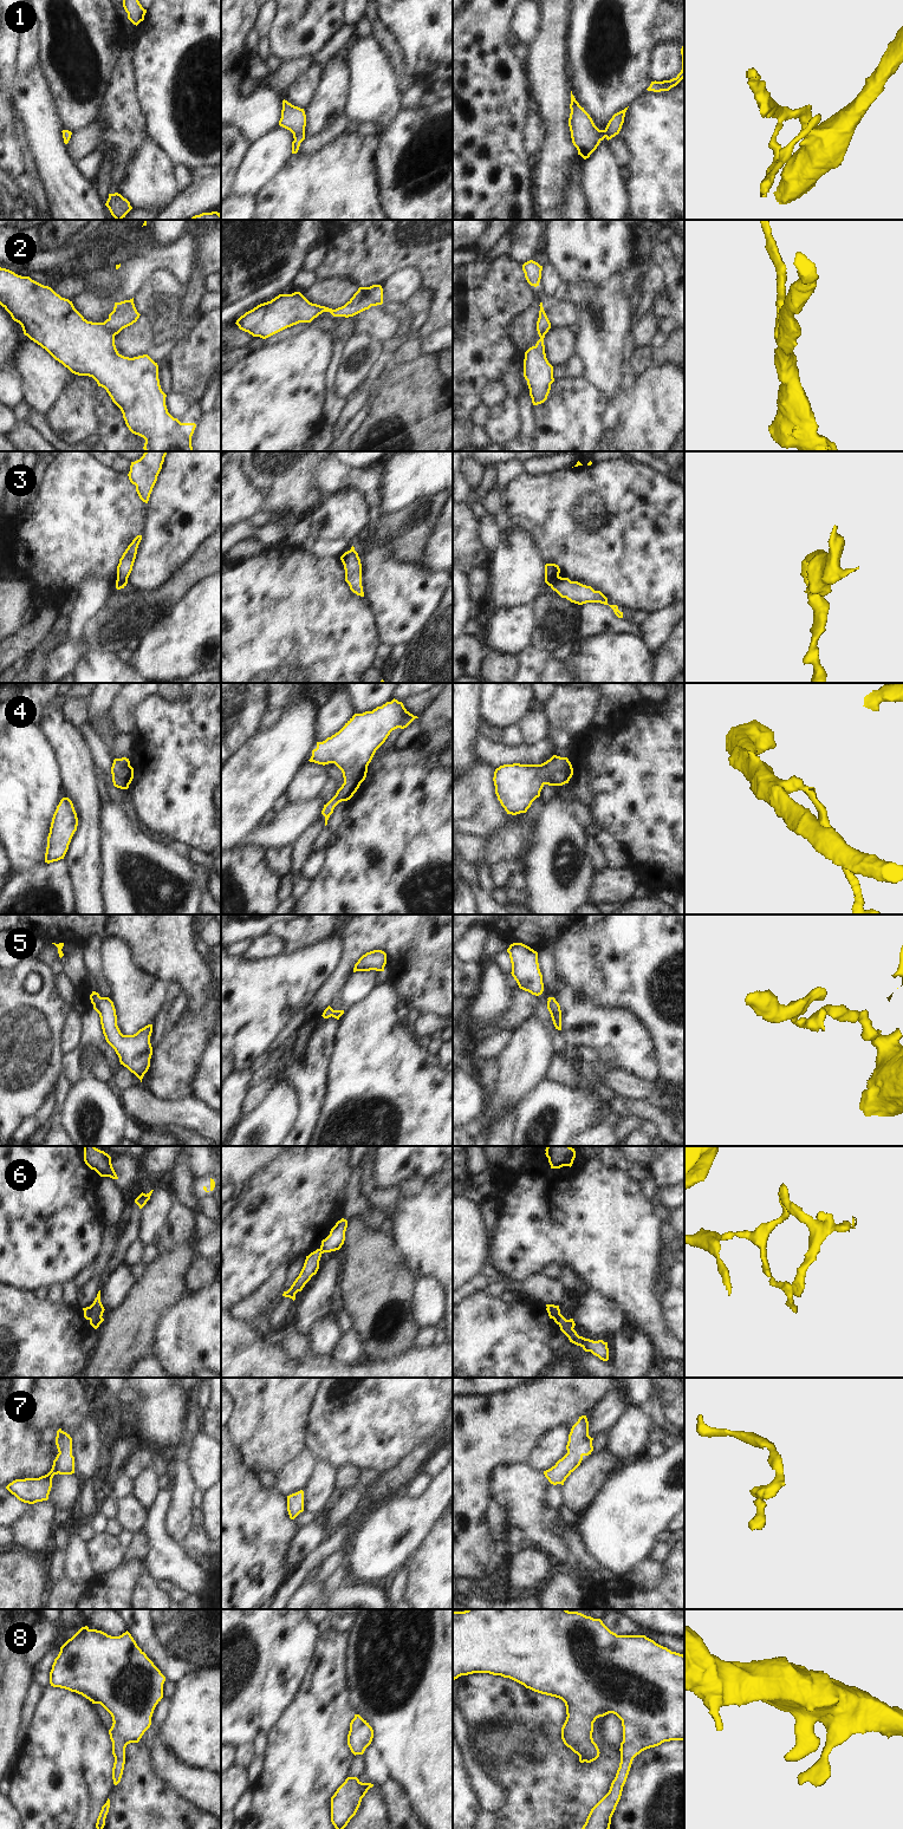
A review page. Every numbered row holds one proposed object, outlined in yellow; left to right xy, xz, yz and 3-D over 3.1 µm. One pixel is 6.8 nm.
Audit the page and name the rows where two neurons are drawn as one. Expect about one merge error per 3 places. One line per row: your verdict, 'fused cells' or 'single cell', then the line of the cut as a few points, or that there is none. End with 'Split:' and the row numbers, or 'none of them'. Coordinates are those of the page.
1: single cell; no cut
2: single cell; no cut
3: fused cells; cut in yz along (559, 577), (551, 586)
4: single cell; no cut
5: single cell; no cut
6: fused cells; cut in yz along (560, 1314), (557, 1323)
7: single cell; no cut
8: single cell; no cut
Split: 3, 6

